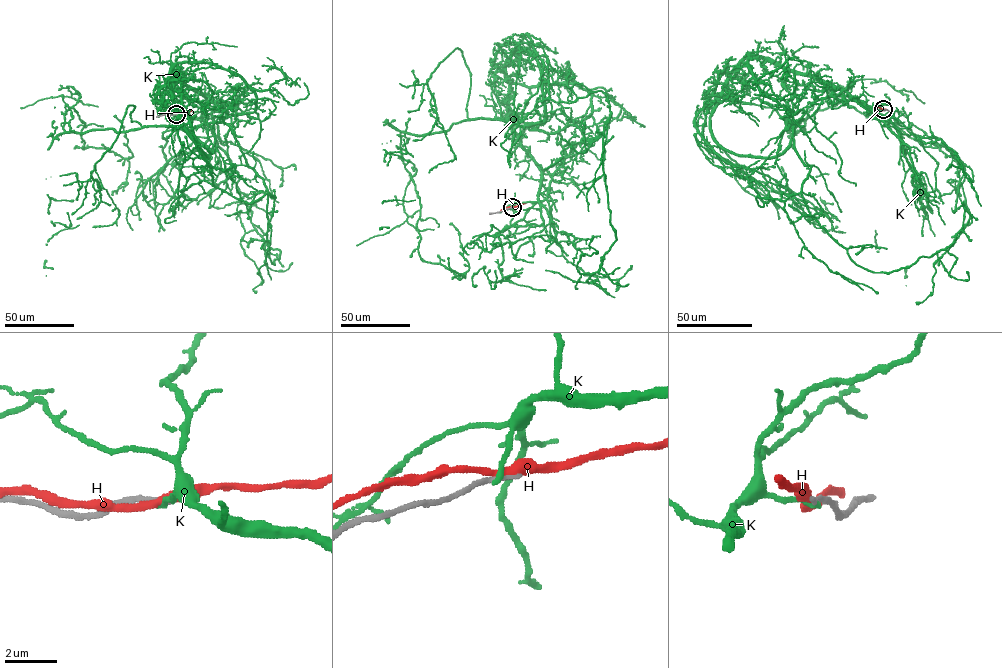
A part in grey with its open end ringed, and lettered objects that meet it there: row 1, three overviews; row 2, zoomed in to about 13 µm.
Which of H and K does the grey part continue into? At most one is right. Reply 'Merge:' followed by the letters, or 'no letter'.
Merge: no letter

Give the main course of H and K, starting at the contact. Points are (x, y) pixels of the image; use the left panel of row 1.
H: (176, 114), (192, 110)
K: (176, 114), (229, 103), (192, 133), (142, 126), (129, 105), (91, 174), (101, 201), (51, 222), (53, 269)

